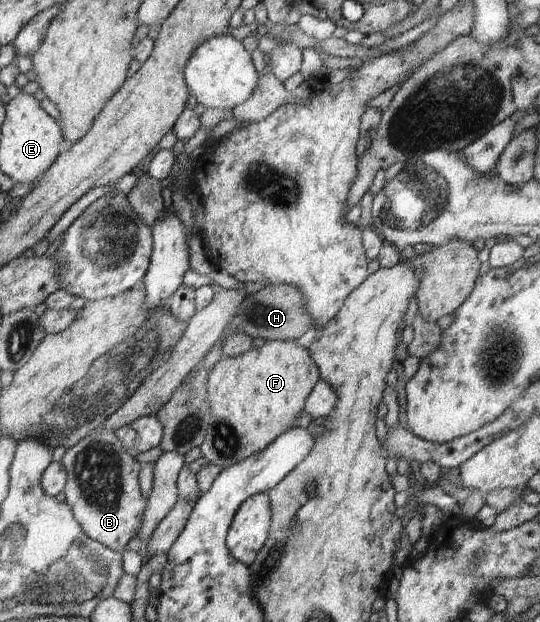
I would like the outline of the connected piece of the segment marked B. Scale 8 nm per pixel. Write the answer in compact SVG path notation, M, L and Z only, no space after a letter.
M103 427L91 431L82 441L68 448L60 463L67 471L67 482L63 489L65 502L82 531L111 550L122 552L124 545L139 532L147 504L138 484L142 465L124 450L114 432Z

